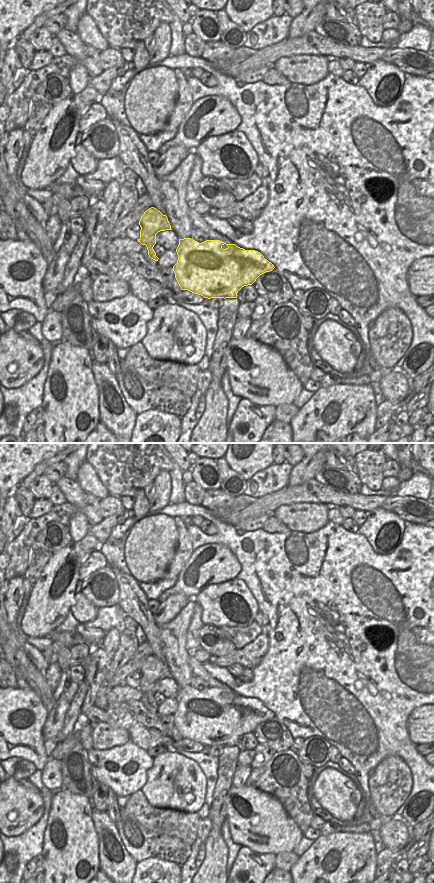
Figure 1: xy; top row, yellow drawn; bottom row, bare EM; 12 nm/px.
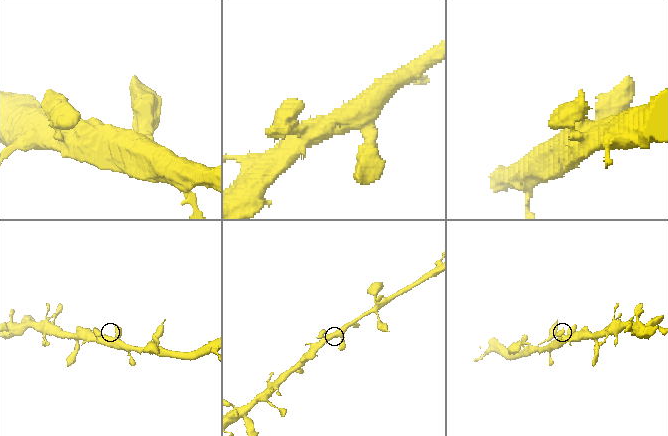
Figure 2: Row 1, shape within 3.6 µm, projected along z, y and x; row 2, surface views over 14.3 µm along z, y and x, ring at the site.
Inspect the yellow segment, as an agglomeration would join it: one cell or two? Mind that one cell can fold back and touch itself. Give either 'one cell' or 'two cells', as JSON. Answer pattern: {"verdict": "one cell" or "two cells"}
{"verdict": "one cell"}

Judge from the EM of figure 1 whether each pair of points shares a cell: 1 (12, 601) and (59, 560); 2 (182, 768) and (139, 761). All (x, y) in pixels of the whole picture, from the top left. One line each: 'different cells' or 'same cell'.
1: different cells
2: different cells

